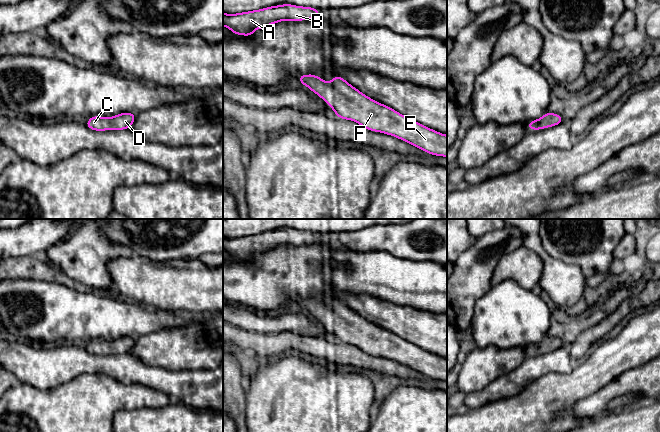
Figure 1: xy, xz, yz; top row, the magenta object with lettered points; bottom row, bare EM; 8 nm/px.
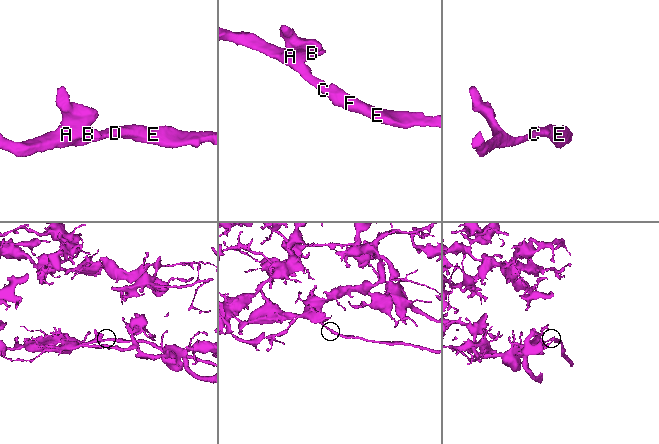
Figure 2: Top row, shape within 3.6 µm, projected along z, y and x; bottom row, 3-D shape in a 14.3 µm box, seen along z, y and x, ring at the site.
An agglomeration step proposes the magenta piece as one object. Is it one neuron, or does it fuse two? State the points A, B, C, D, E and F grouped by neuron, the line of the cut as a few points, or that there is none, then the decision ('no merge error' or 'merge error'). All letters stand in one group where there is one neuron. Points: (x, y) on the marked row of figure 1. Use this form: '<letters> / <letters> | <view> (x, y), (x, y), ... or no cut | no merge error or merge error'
A B C D E F | no cut | no merge error

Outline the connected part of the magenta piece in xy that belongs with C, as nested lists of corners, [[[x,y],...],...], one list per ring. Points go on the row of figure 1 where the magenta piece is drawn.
[[[124,112],[113,117],[91,116],[85,125],[94,131],[130,129],[136,118],[135,113]]]

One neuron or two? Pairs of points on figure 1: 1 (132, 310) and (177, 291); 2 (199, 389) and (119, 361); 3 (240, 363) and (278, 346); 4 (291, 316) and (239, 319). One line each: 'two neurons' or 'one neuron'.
1: two neurons
2: one neuron
3: two neurons
4: one neuron

